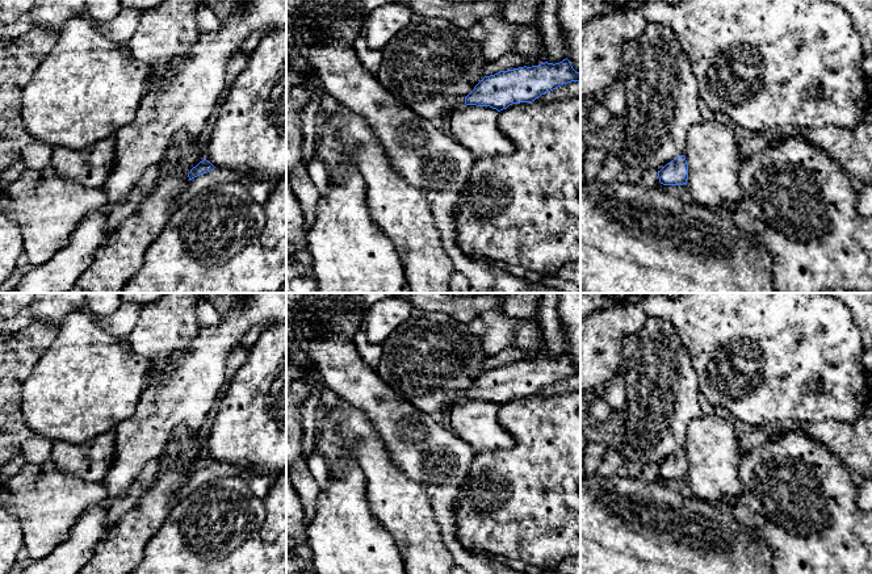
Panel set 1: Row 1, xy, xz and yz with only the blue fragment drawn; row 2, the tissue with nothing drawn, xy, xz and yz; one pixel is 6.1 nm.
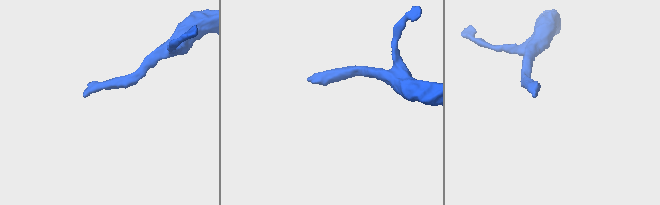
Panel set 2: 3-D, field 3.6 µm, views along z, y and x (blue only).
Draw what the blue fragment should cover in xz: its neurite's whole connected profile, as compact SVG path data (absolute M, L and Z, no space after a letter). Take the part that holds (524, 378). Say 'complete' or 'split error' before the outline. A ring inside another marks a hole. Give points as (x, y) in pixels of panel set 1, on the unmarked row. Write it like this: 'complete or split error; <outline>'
split error; M566 352L559 357L541 357L485 370L466 391L453 391L447 398L448 408L458 399L490 401L498 406L512 398L532 397L563 378L580 376Z

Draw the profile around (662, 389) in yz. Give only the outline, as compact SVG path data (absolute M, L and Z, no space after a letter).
M647 317L638 343L622 376L626 390L622 445L617 449L626 462L661 465L684 449L689 424L700 418L699 377L687 347L671 322Z

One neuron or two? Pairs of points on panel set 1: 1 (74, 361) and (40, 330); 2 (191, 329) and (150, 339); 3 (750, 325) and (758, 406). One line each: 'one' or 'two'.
1: two
2: one
3: one

